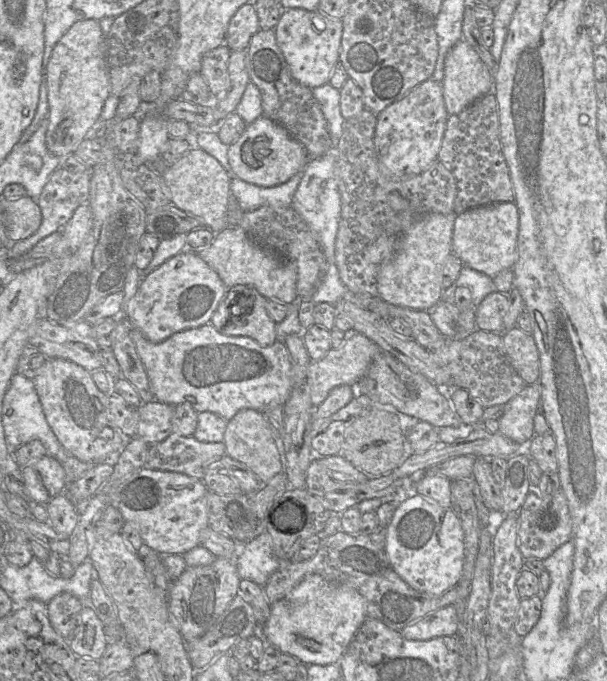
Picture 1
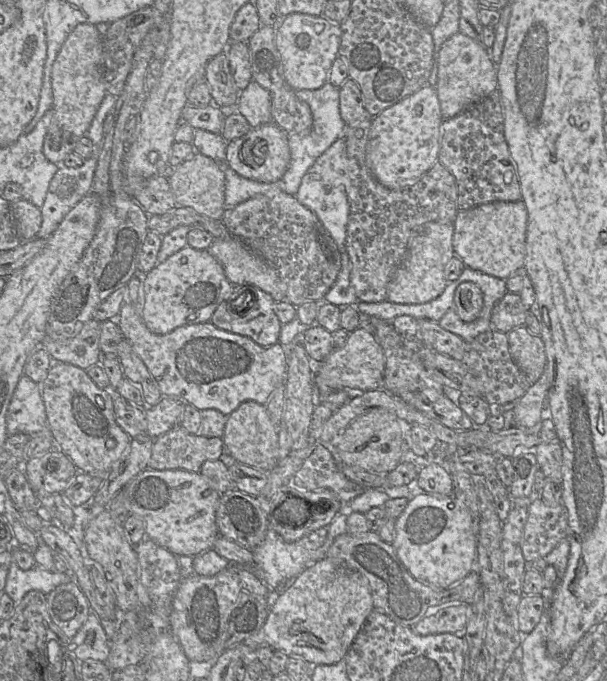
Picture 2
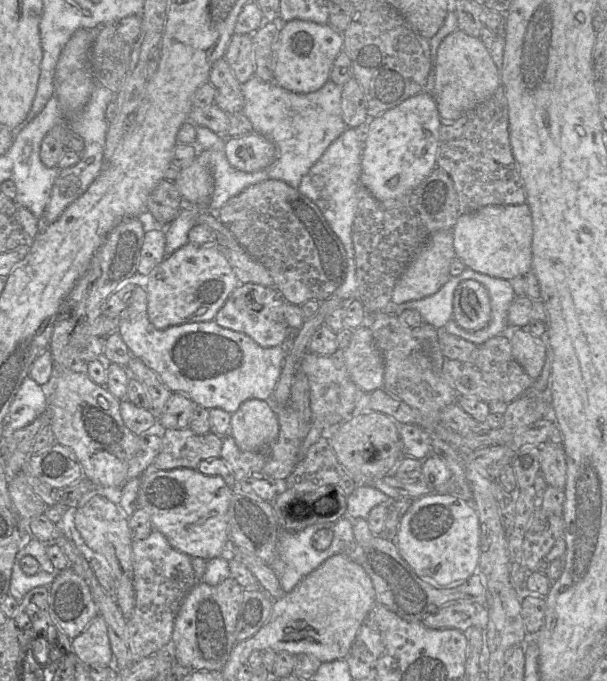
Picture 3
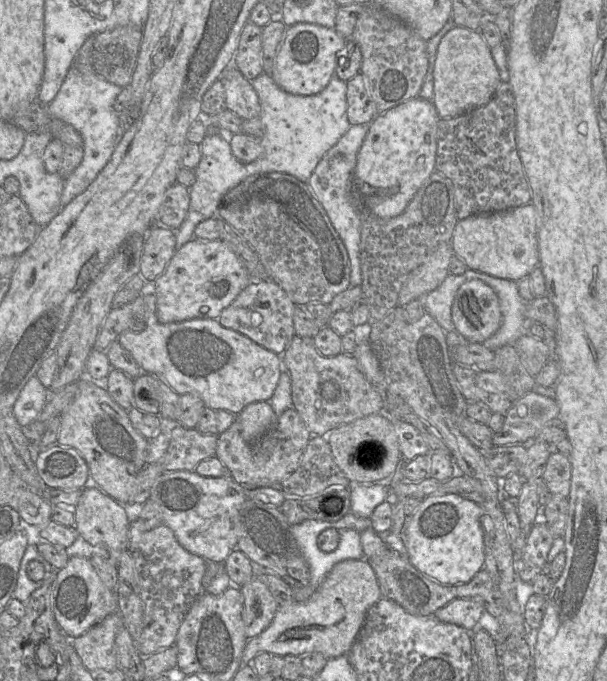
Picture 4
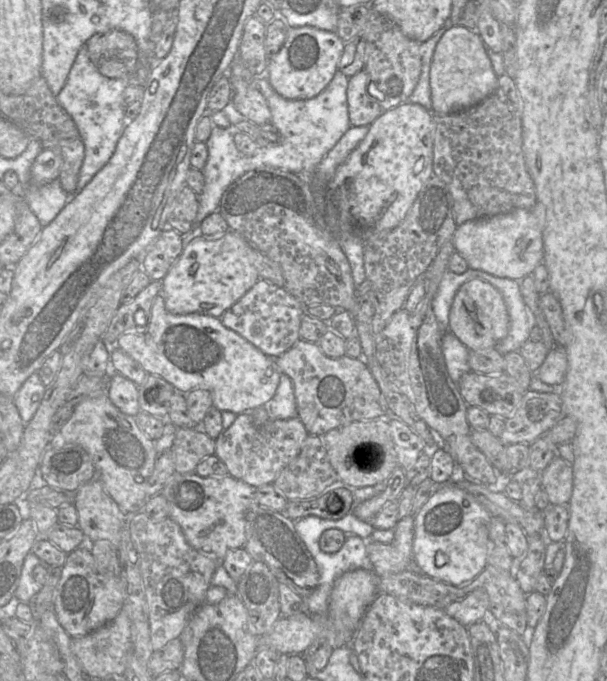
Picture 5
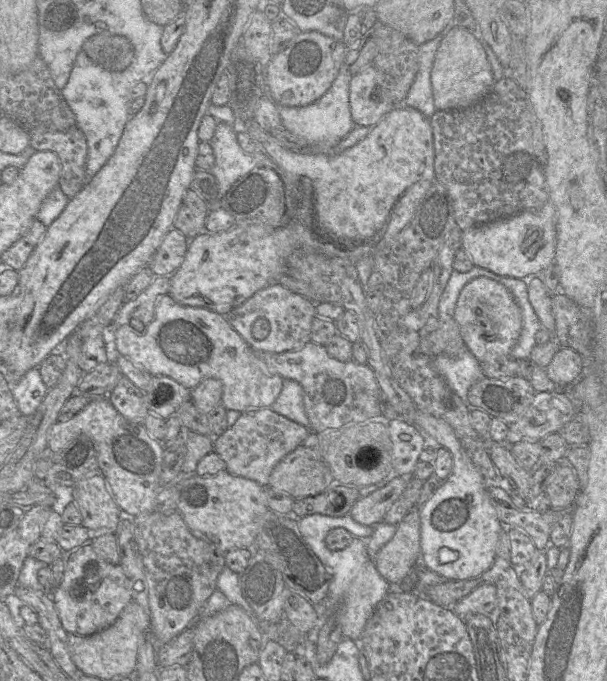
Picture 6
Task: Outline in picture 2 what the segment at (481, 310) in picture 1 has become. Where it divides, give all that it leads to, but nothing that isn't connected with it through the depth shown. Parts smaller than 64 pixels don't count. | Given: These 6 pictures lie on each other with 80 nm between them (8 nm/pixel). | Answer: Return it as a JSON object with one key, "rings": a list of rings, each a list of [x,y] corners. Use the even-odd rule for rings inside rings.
{"rings":[[[507,293],[496,303],[491,315],[491,326],[508,333],[513,328],[523,326],[529,308],[524,305],[519,293]]]}

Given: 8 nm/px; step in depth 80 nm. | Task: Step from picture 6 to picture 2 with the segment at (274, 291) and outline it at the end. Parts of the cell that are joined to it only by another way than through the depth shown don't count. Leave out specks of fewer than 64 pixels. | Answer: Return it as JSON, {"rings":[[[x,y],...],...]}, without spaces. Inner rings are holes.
{"rings":[[[234,285],[226,300],[215,310],[210,321],[220,329],[250,337],[257,344],[269,347],[279,342],[282,327],[282,323],[274,312],[275,303],[270,294],[257,286]],[[242,294],[246,294],[246,297],[250,300],[250,306],[242,313],[235,313],[231,309],[231,303]]]}

